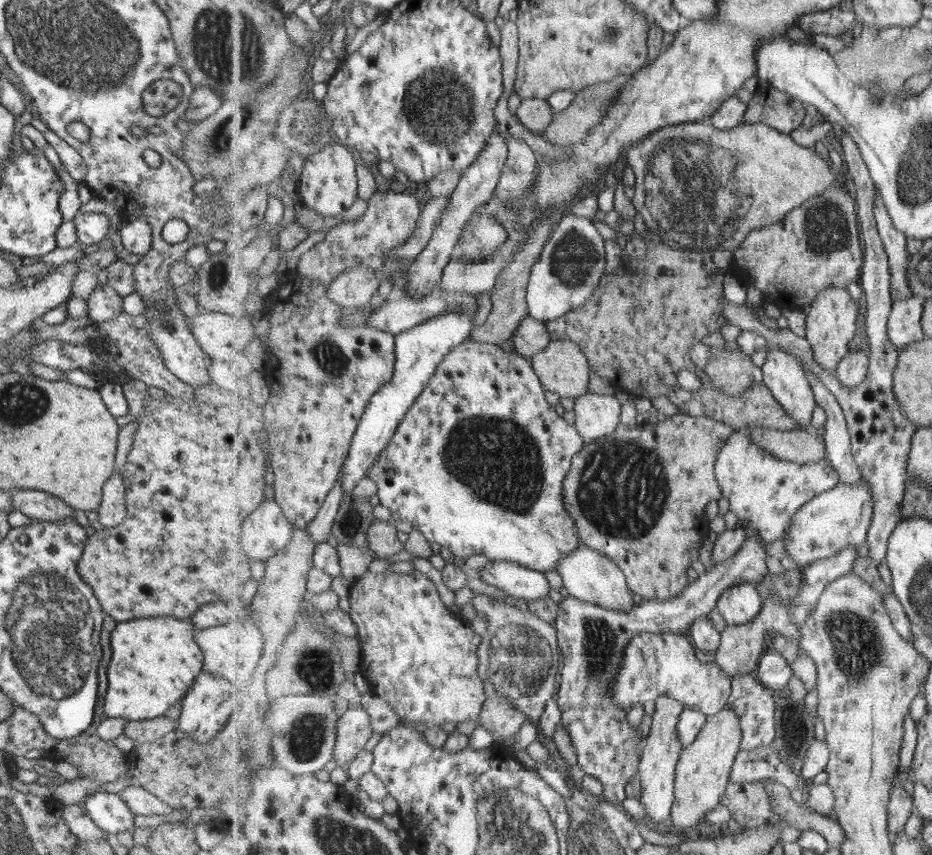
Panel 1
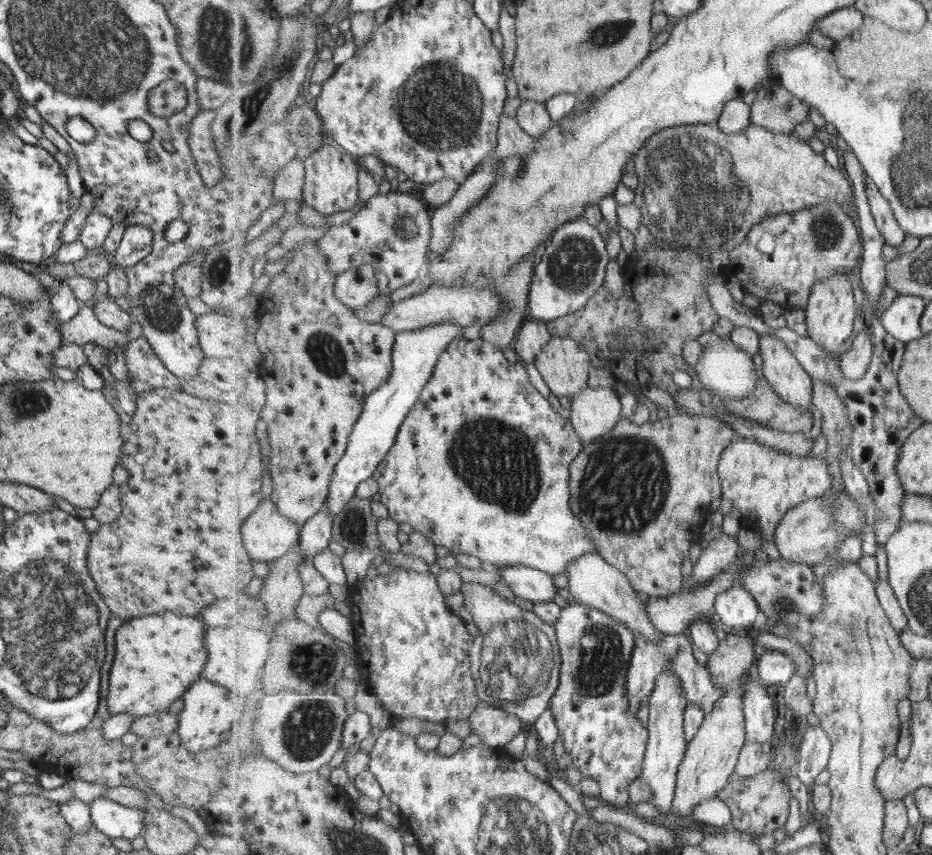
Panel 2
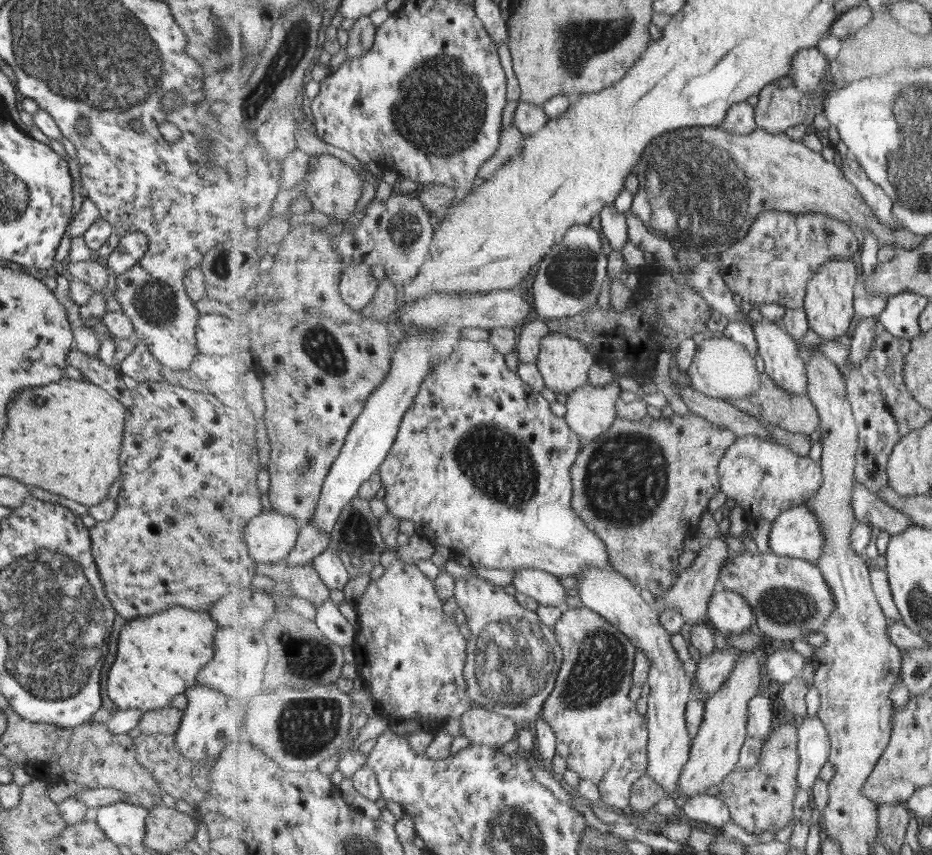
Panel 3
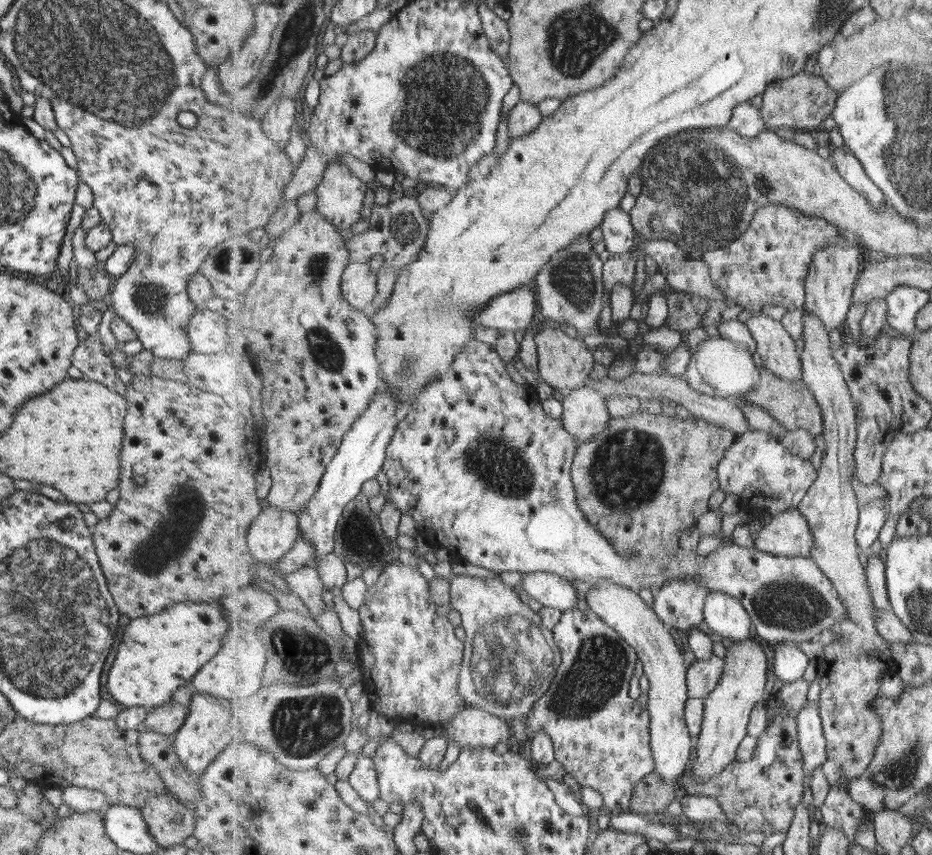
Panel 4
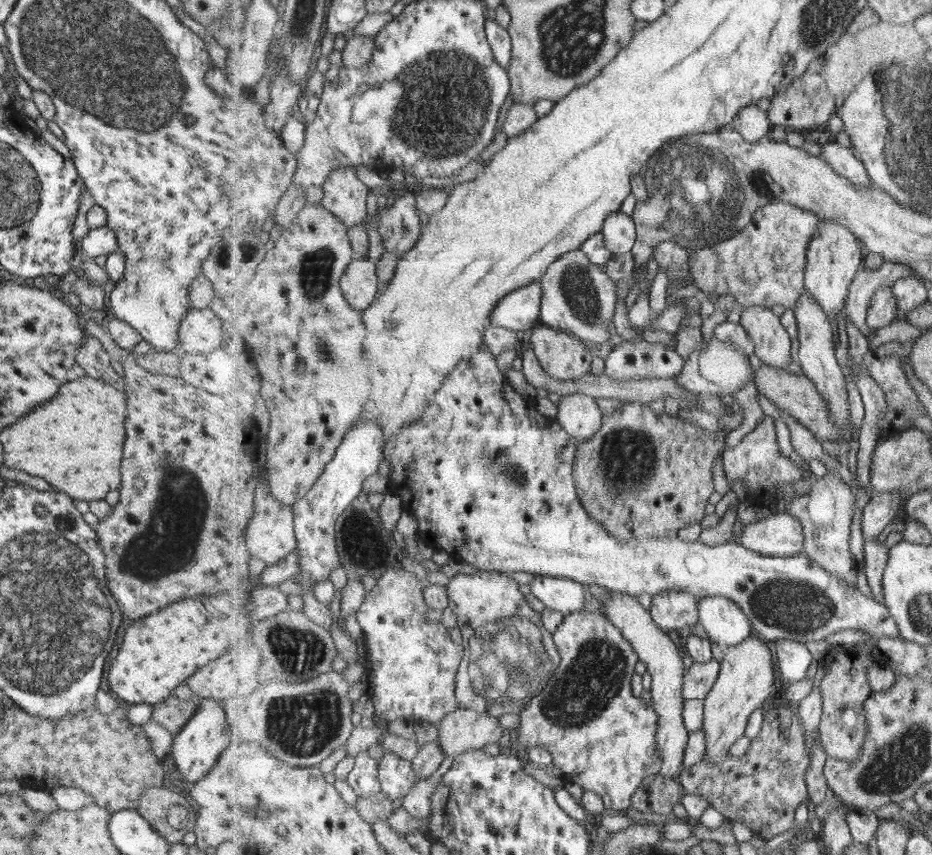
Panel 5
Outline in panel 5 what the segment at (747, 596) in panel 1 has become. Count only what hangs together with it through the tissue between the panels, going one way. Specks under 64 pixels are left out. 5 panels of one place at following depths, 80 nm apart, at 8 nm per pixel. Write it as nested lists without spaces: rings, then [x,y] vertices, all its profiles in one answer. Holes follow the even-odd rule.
[[[723,595],[705,597],[698,603],[700,622],[712,643],[722,651],[737,646],[754,634],[754,626],[734,600]]]

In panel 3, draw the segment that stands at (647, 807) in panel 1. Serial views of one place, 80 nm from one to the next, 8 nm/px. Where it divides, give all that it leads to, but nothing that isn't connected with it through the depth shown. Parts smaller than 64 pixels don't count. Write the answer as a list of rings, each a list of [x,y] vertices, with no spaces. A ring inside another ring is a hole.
[[[589,567],[578,577],[578,594],[583,606],[603,615],[612,625],[618,626],[636,646],[644,650],[651,660],[649,680],[647,722],[650,727],[648,754],[650,766],[648,776],[664,786],[669,796],[677,790],[682,770],[690,760],[693,738],[686,721],[686,708],[693,698],[692,681],[672,643],[672,634],[660,621],[660,613],[654,603],[645,603],[638,586],[623,573]]]

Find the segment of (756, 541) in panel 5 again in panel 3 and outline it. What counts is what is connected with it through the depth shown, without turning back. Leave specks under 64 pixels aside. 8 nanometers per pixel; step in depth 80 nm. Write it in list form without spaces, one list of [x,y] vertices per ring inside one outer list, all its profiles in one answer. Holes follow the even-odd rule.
[[[807,503],[784,510],[772,524],[769,547],[779,556],[816,563],[826,547],[826,537],[815,511]]]

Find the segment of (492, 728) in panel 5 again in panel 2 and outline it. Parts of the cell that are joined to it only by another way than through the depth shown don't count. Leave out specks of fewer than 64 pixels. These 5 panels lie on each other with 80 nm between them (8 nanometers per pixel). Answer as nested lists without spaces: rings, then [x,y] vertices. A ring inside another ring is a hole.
[[[483,700],[468,721],[472,732],[482,738],[483,744],[493,748],[503,748],[527,726],[516,714]]]

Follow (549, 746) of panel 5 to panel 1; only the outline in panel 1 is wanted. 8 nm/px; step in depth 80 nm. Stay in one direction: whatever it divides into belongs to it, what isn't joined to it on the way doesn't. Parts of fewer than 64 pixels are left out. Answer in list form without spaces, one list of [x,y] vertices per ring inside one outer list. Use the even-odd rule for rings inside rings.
[[[761,535],[750,536],[737,554],[725,560],[716,562],[711,570],[700,575],[693,581],[679,596],[669,600],[659,598],[646,599],[641,604],[635,605],[628,611],[613,610],[597,606],[595,603],[585,602],[575,597],[565,597],[558,604],[558,615],[556,616],[555,627],[558,630],[558,641],[560,642],[563,654],[563,668],[561,670],[561,683],[558,708],[561,710],[561,726],[567,734],[571,735],[573,744],[578,752],[578,764],[581,765],[586,774],[592,775],[602,783],[603,795],[606,800],[620,804],[625,800],[625,786],[631,776],[639,772],[642,760],[641,738],[639,728],[633,728],[627,722],[626,710],[623,710],[617,702],[614,702],[614,680],[619,677],[623,670],[625,650],[627,645],[641,632],[654,633],[683,633],[686,628],[698,620],[708,616],[711,610],[718,608],[719,599],[726,590],[732,586],[744,582],[757,582],[764,580],[769,572],[767,568],[767,550],[763,546],[764,538]]]

